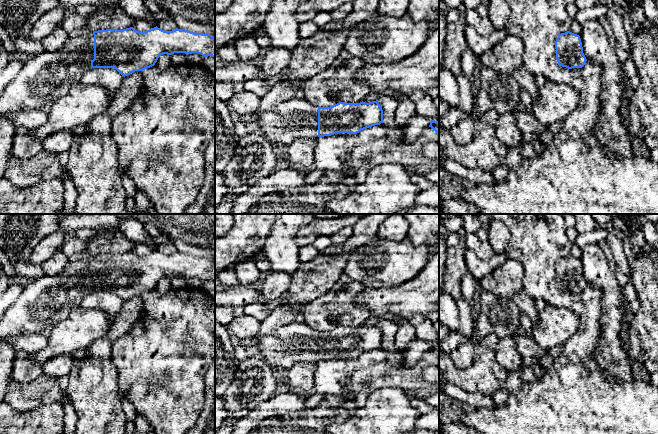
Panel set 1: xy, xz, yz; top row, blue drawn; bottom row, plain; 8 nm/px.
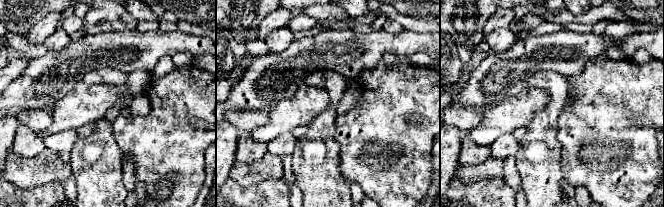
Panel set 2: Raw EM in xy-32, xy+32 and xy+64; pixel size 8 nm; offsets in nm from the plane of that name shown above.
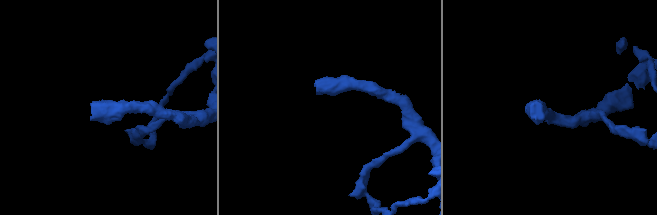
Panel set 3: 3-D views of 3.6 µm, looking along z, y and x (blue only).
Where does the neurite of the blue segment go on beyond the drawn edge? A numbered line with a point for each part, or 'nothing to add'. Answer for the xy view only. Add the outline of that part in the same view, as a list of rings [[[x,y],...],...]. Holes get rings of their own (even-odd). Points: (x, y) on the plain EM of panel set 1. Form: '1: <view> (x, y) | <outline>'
1: xy (44, 302) | [[[93,256],[78,262],[69,262],[58,275],[43,274],[27,282],[19,298],[6,310],[0,320],[0,342],[8,336],[30,333],[48,335],[55,324],[65,320],[70,312],[91,293],[94,283]]]

